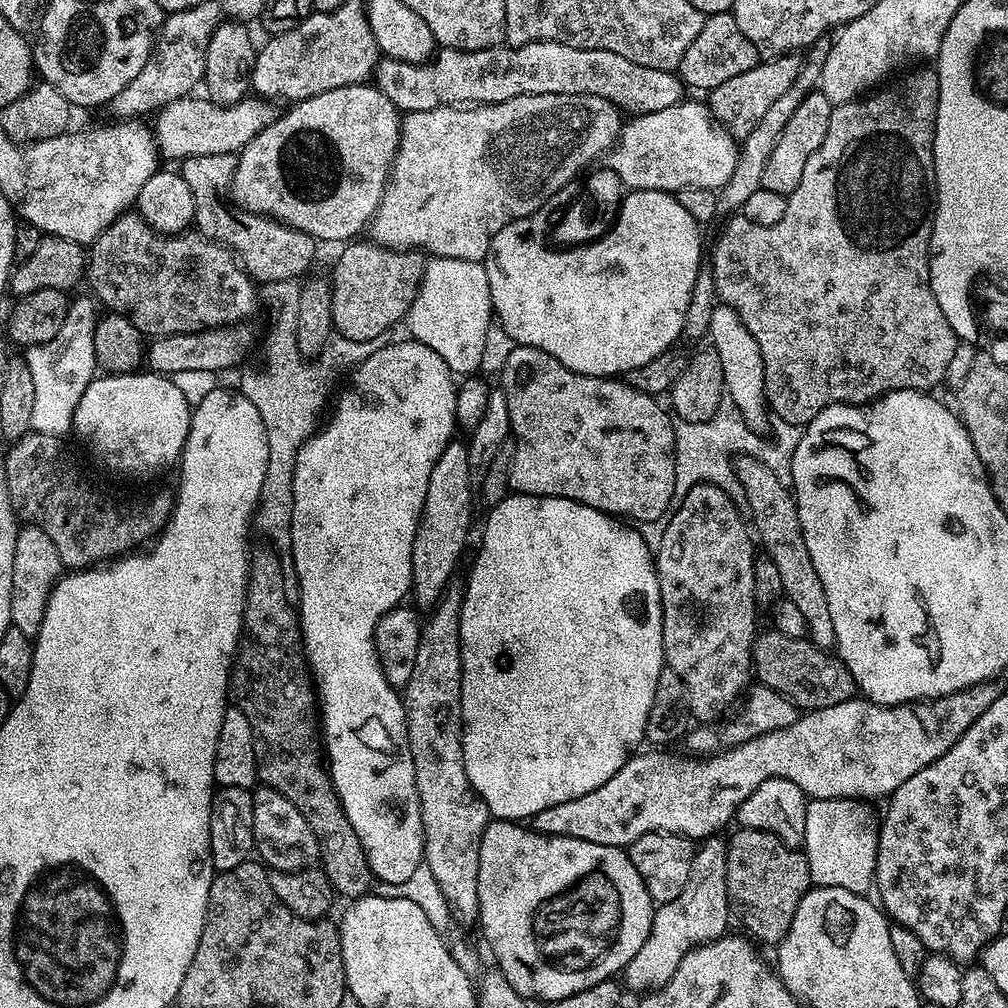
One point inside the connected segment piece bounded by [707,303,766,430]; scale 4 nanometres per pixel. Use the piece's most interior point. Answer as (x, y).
(742, 368)

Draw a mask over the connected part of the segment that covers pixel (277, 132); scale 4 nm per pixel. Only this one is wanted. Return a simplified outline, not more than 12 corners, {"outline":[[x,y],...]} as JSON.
{"outline":[[371,83],[293,103],[230,196],[317,242],[372,223],[400,109]]}

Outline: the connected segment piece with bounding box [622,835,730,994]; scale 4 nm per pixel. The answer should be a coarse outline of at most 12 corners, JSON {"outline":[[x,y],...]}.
{"outline":[[727,843],[693,851],[686,890],[652,913],[622,980],[664,988],[691,948],[729,931]]}

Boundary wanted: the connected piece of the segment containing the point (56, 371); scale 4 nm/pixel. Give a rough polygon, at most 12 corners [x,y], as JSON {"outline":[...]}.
{"outline":[[69,303],[27,349],[33,432],[67,437],[97,375],[97,305]]}

